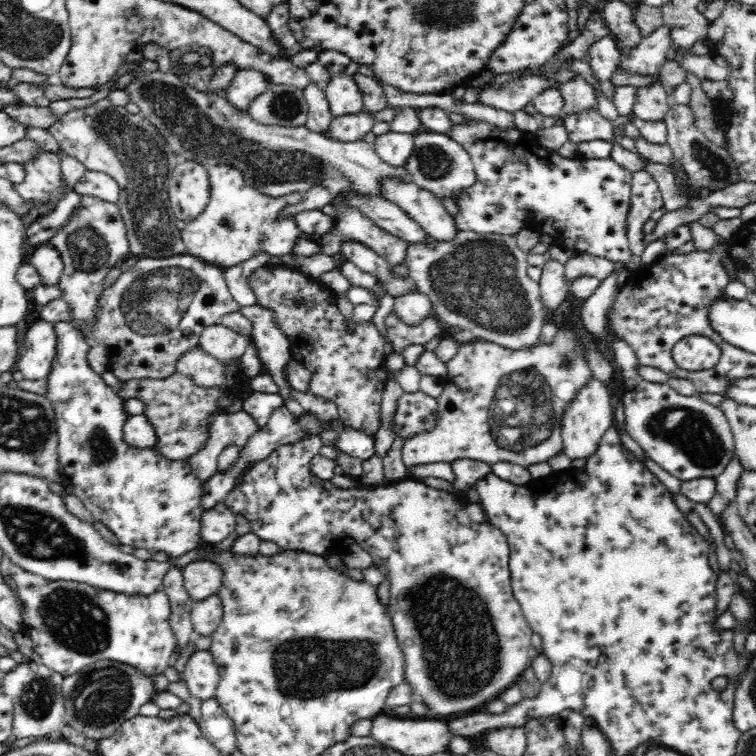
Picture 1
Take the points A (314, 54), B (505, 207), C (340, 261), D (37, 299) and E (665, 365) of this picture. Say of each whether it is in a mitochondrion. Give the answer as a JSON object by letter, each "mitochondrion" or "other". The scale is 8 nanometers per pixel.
{"A":"other","B":"other","C":"other","D":"other","E":"other"}

